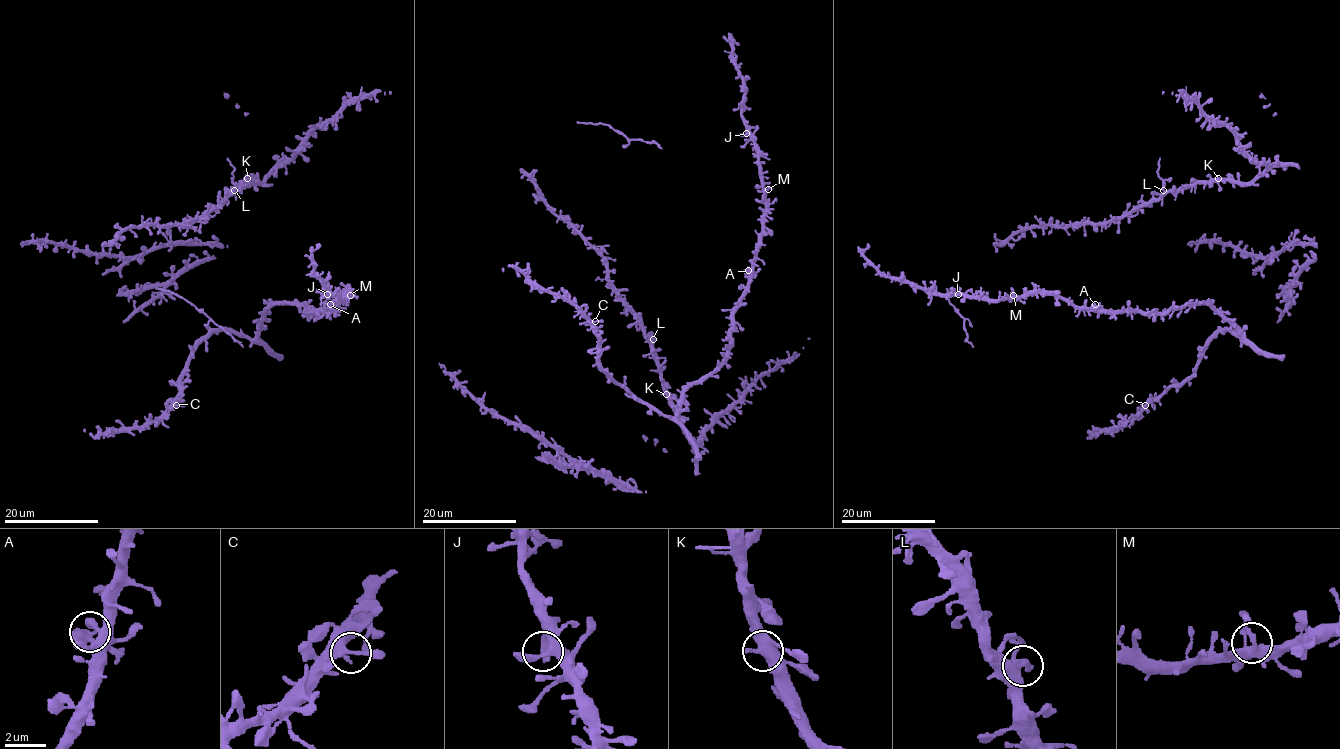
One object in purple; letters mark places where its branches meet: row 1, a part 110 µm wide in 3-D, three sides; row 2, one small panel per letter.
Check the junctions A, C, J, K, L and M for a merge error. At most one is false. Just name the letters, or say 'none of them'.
L

